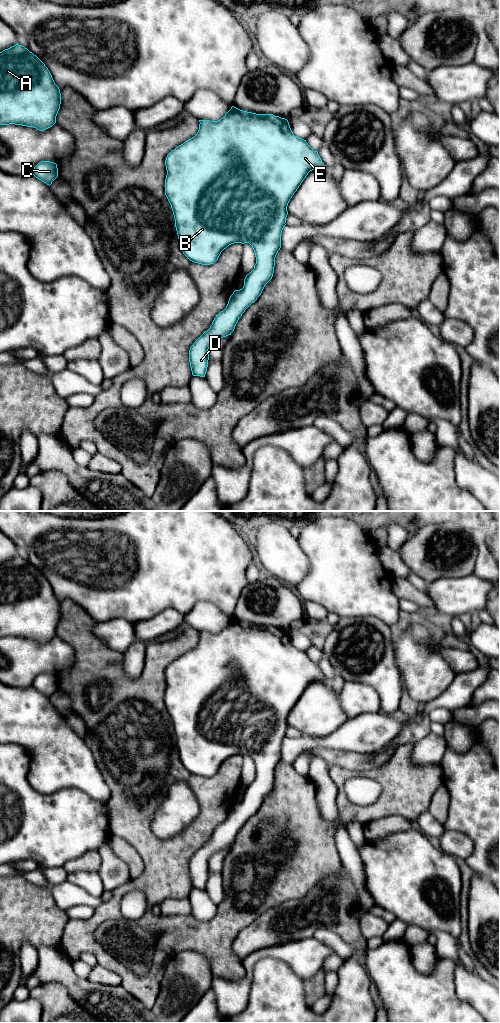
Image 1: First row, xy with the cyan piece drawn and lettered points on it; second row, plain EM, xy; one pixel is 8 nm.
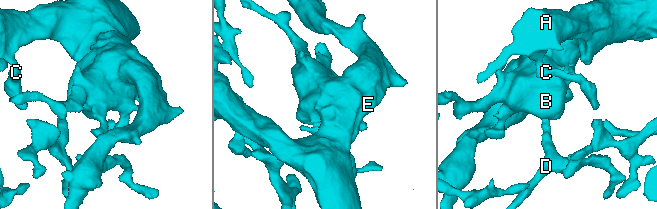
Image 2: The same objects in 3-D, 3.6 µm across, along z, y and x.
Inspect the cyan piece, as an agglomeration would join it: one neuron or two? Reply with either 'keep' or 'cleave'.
keep

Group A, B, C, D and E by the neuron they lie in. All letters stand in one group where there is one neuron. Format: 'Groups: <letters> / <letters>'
Groups: A B C D E

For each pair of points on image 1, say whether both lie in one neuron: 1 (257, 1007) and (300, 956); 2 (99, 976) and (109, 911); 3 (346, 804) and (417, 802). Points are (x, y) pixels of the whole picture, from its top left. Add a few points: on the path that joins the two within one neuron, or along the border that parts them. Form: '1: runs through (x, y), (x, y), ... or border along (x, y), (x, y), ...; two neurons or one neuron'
1: border along (269, 957), (282, 960), (303, 981); two neurons
2: border along (97, 963), (115, 972), (121, 979); two neurons
3: runs through (364, 810), (378, 810), (391, 802), (399, 802); one neuron

